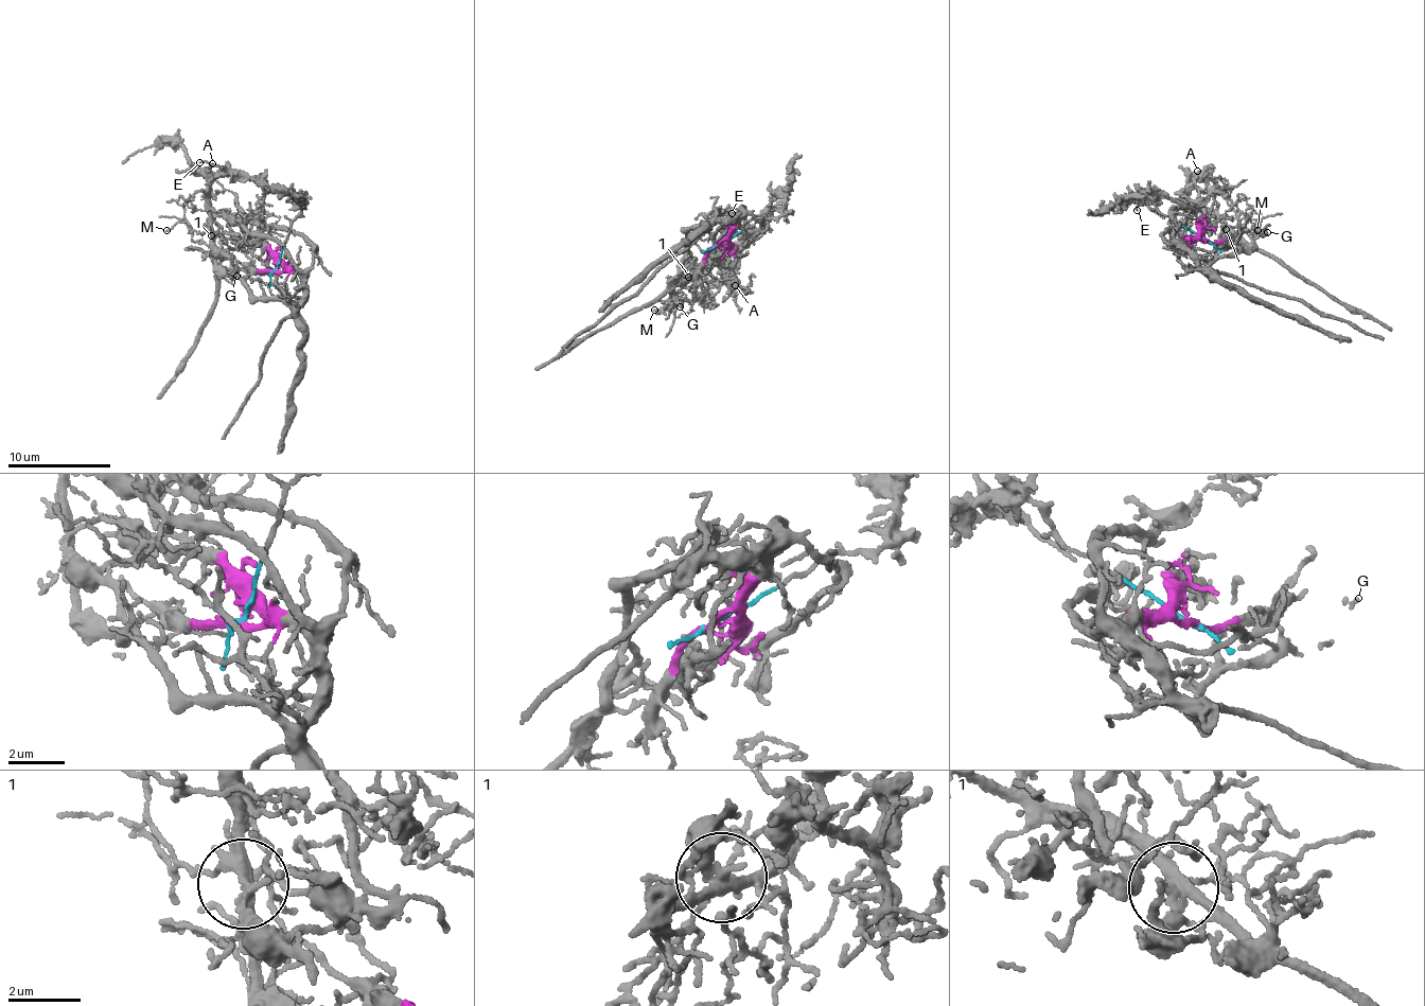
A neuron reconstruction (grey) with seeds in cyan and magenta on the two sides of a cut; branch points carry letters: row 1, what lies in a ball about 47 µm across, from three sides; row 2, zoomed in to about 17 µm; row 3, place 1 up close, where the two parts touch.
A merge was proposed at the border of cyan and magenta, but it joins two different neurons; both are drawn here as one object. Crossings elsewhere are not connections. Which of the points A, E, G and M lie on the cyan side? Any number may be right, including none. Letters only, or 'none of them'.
A, E

